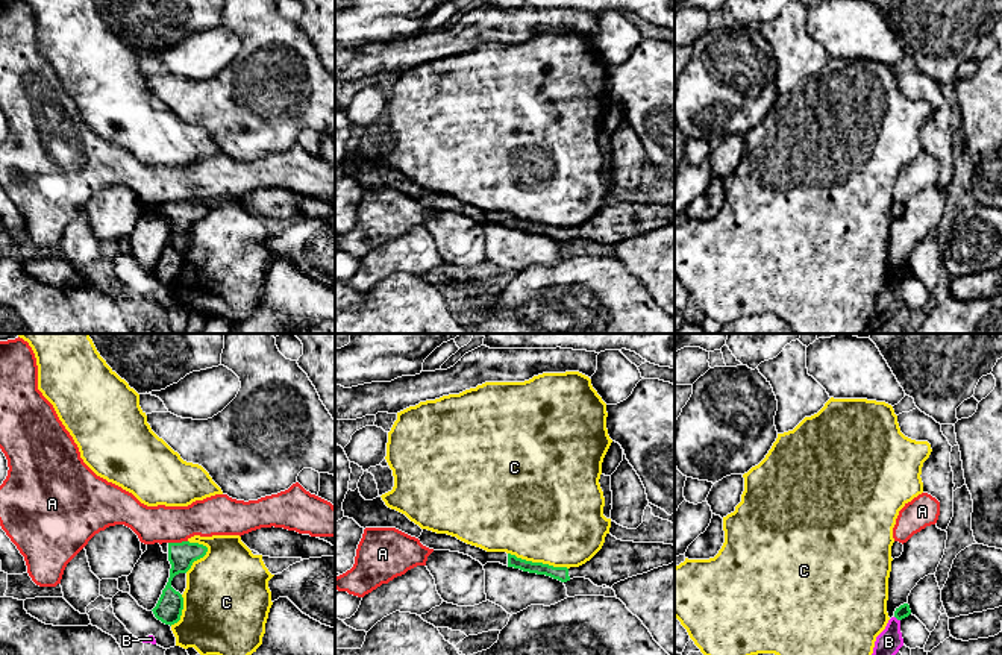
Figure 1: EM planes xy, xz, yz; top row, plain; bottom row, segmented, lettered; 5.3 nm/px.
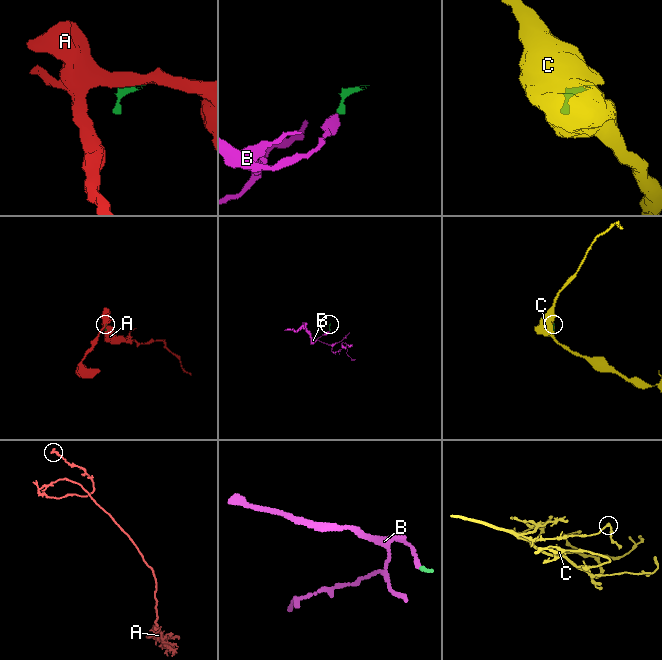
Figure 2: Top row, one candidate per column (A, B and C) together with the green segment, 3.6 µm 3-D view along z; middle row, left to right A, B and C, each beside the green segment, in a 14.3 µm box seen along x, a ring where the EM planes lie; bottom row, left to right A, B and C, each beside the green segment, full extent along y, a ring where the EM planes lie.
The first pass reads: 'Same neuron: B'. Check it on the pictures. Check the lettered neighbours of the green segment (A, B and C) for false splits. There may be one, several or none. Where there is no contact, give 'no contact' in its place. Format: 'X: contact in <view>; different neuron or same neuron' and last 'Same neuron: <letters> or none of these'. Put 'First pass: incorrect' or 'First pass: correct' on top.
First pass: incorrect
A: contact in xy; different neuron
B: contact in yz; different neuron
C: contact in xz; different neuron
Same neuron: none of these

